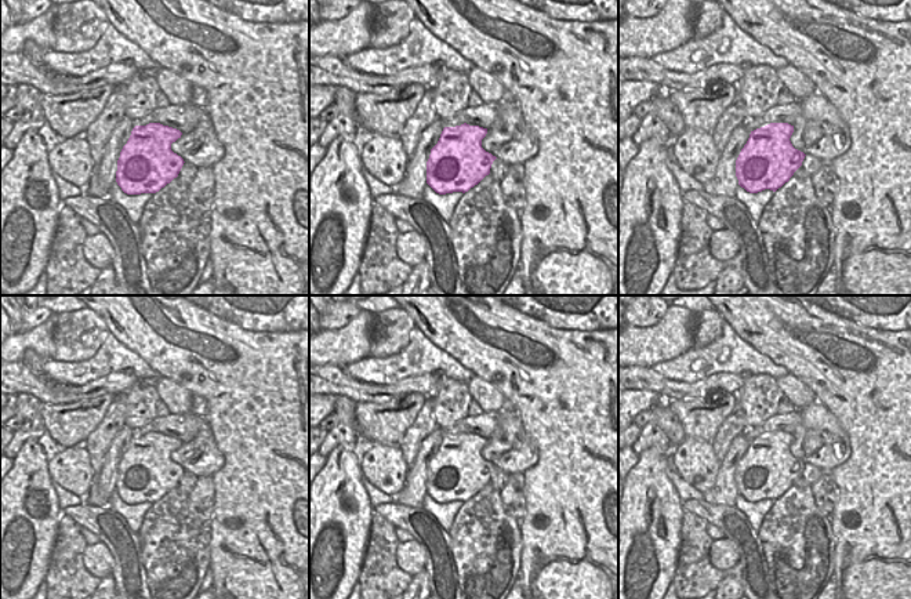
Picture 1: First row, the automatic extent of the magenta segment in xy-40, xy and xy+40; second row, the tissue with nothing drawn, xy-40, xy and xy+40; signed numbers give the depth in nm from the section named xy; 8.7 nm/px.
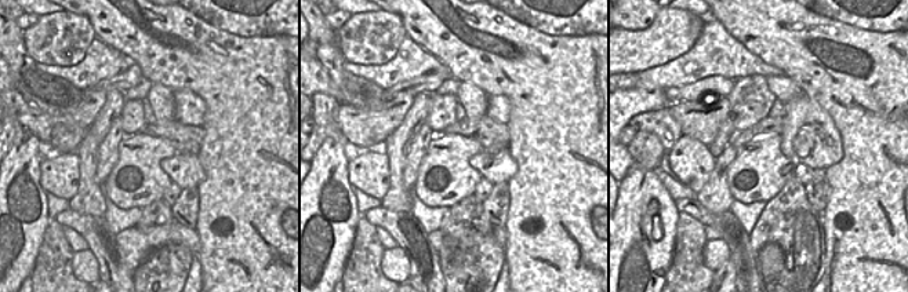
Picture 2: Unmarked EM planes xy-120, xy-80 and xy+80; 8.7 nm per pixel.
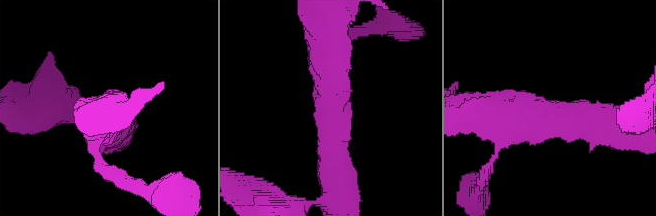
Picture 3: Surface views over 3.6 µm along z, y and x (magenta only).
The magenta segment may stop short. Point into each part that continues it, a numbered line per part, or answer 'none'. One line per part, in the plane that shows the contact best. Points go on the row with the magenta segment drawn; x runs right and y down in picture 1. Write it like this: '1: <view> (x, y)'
1: xy (414, 181)

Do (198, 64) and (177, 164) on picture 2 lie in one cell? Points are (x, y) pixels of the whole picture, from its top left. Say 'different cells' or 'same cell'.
different cells

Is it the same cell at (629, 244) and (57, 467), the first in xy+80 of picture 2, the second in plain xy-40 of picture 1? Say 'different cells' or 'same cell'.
different cells

